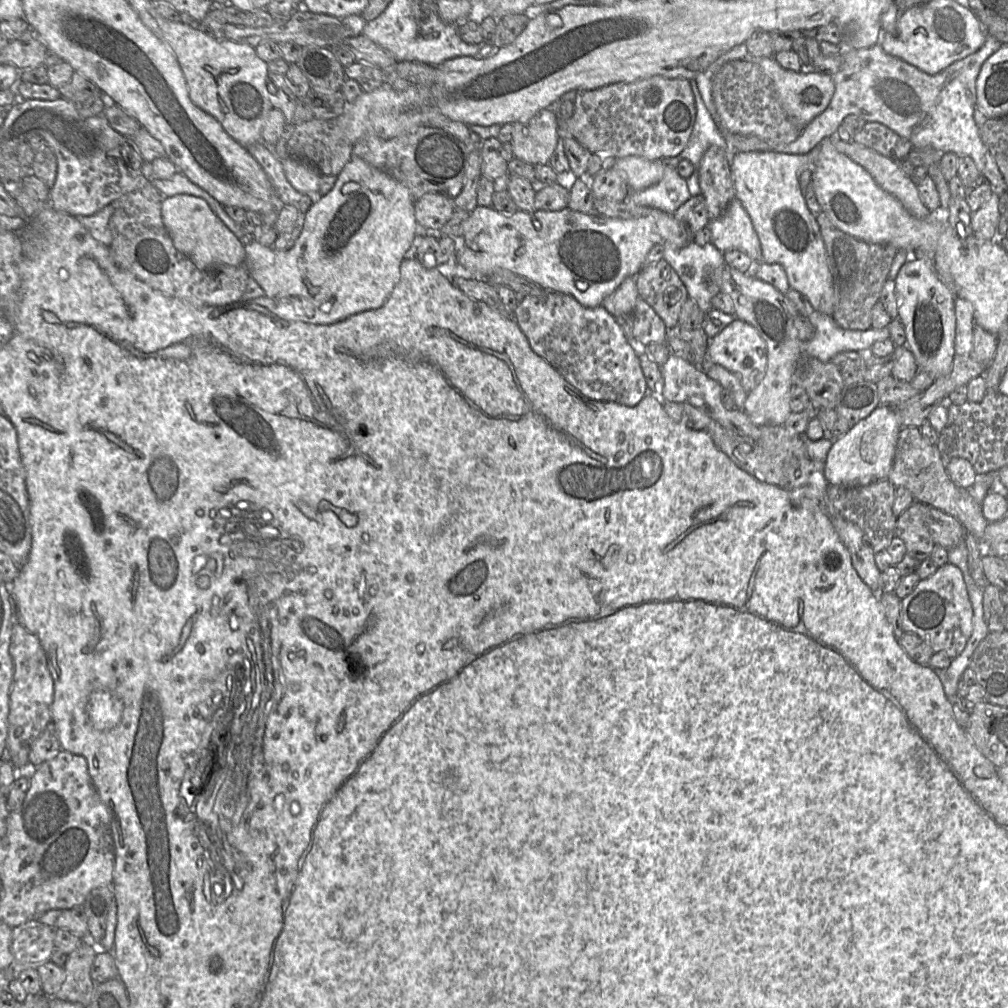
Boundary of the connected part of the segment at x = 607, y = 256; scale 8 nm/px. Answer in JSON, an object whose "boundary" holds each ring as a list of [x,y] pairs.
{"boundary":[[[477,206],[471,213],[468,220],[464,223],[464,233],[461,238],[455,239],[455,250],[458,248],[458,262],[466,270],[475,275],[475,280],[486,279],[495,269],[504,269],[511,271],[512,273],[524,277],[544,290],[553,290],[562,294],[567,294],[574,297],[581,305],[588,308],[599,306],[602,301],[612,294],[620,284],[627,278],[633,275],[637,275],[640,269],[643,267],[643,263],[646,255],[651,248],[662,242],[662,238],[659,235],[655,224],[647,217],[640,217],[634,219],[621,219],[602,216],[599,214],[587,214],[578,211],[564,208],[560,211],[544,211],[536,210],[532,212],[525,212],[518,210],[511,216],[505,216],[500,214],[492,207]]]}

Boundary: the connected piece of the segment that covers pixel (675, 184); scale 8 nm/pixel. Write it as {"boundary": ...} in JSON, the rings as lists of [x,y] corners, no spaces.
{"boundary":[[[664,167],[663,177],[658,183],[643,190],[630,191],[626,200],[671,214],[684,204],[692,196],[687,180],[675,168]]]}

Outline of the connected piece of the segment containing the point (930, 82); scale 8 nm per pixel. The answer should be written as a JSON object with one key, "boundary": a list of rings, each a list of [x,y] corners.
{"boundary":[[[987,35],[984,44],[974,53],[958,60],[942,72],[930,75],[900,58],[887,54],[880,44],[870,48],[841,48],[843,65],[832,76],[835,93],[827,108],[802,128],[798,138],[788,144],[769,143],[752,135],[730,132],[722,126],[712,95],[712,80],[720,68],[732,60],[751,61],[745,43],[739,44],[719,56],[694,80],[698,92],[712,115],[729,148],[737,152],[776,151],[787,154],[807,154],[825,138],[834,134],[848,115],[857,115],[866,122],[878,122],[907,139],[913,149],[933,148],[942,152],[954,152],[959,157],[973,159],[981,175],[991,184],[992,192],[1005,194],[1006,183],[999,167],[983,142],[980,128],[974,120],[977,106],[976,80],[984,62],[1002,43]]]}

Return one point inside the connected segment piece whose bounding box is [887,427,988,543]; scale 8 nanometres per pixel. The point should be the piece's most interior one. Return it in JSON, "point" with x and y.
{"point":[918,466]}

